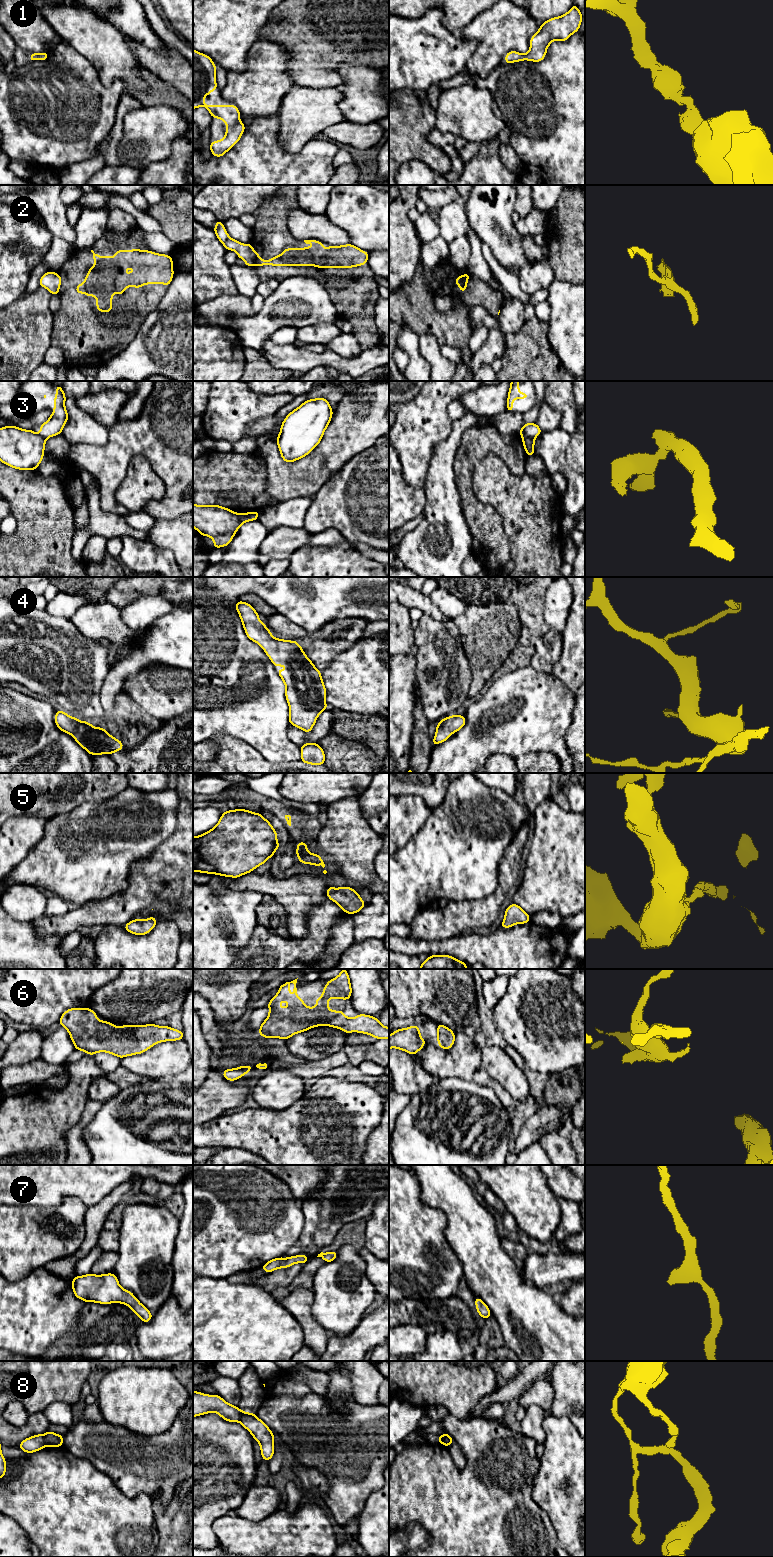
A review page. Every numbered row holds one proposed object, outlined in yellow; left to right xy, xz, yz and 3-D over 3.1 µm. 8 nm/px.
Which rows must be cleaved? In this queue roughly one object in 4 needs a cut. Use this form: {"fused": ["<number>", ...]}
{"fused": ["2", "3", "8"]}

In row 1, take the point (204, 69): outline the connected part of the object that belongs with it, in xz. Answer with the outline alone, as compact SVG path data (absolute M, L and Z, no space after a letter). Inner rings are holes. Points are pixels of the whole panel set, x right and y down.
M193 49L193 109L205 107L212 118L222 119L228 129L225 138L210 142L210 151L215 157L222 157L241 138L245 125L240 121L236 105L206 105L204 97L218 89L216 84L216 65L212 59Z

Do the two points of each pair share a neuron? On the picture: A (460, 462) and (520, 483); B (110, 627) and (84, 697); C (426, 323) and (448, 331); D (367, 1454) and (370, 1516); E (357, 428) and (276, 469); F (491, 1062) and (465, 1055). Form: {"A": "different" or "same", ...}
{"A": "different", "B": "different", "C": "same", "D": "different", "E": "same", "F": "different"}

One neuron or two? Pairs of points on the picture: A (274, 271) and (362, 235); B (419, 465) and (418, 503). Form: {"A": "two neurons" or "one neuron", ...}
{"A": "two neurons", "B": "two neurons"}

